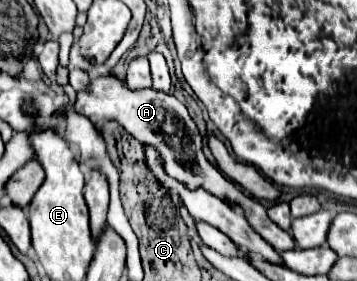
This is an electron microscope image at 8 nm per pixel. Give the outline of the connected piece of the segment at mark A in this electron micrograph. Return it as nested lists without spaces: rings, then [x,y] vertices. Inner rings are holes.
[[[107,76],[107,78],[91,80],[89,92],[79,92],[77,104],[71,104],[71,106],[79,114],[85,114],[95,124],[103,124],[107,120],[117,120],[139,142],[155,146],[161,152],[167,174],[171,178],[187,184],[189,188],[203,186],[207,192],[211,192],[213,196],[219,196],[221,200],[241,204],[243,210],[245,210],[245,218],[251,224],[251,228],[255,228],[279,254],[297,248],[295,238],[289,232],[271,224],[271,220],[269,220],[265,208],[259,204],[259,200],[247,196],[237,184],[227,180],[213,164],[209,164],[209,160],[205,158],[205,154],[201,150],[201,136],[199,136],[195,122],[191,120],[187,108],[173,94],[153,92],[153,88],[133,92],[123,82],[119,82],[115,76]]]

